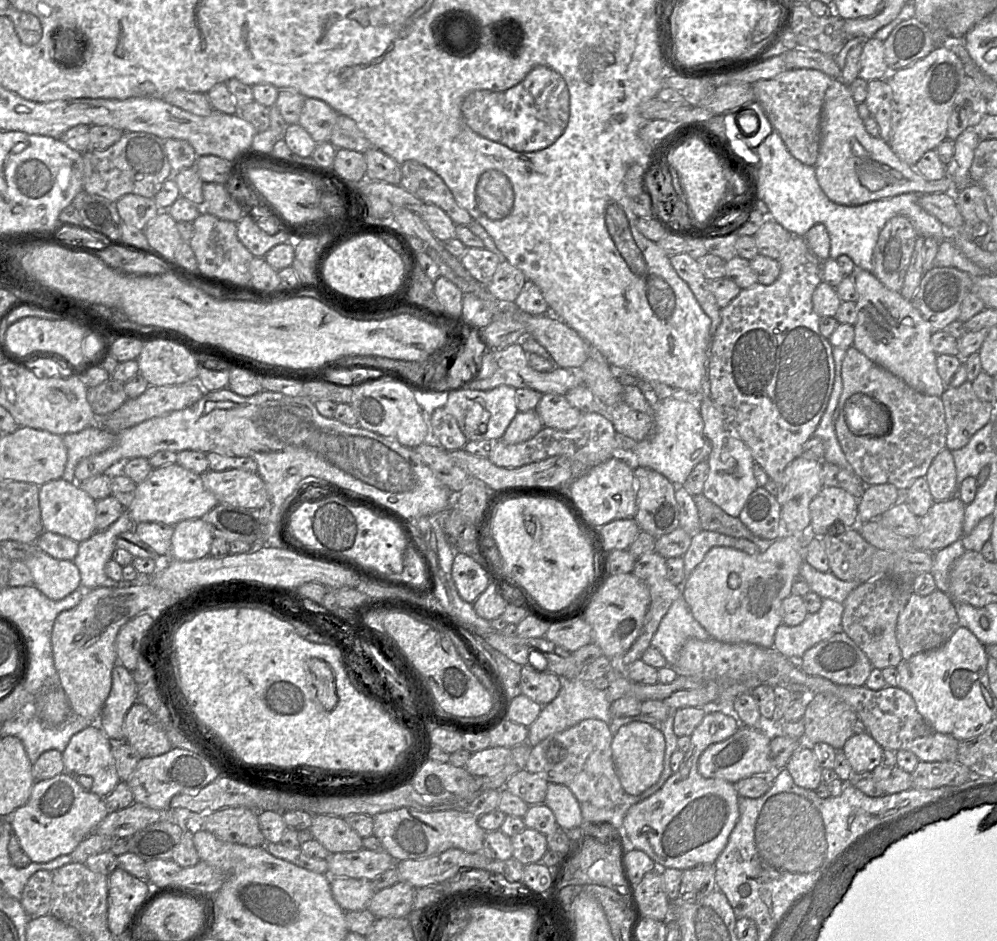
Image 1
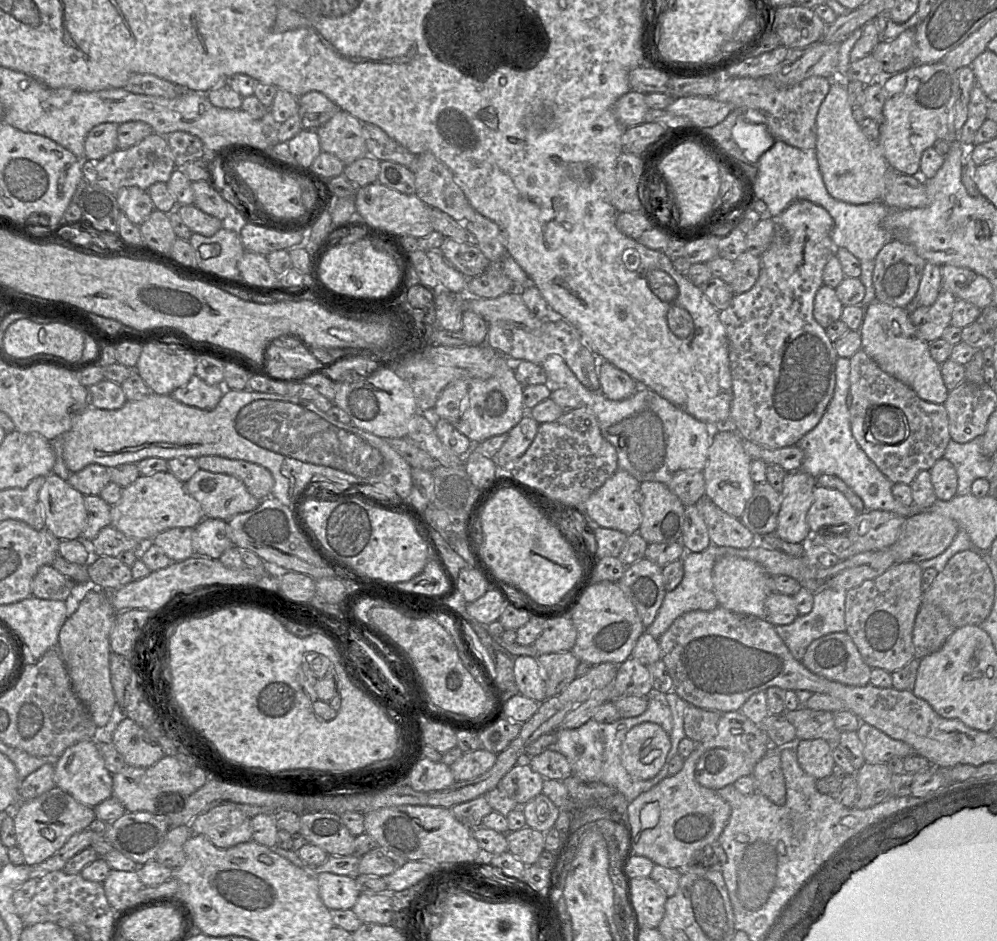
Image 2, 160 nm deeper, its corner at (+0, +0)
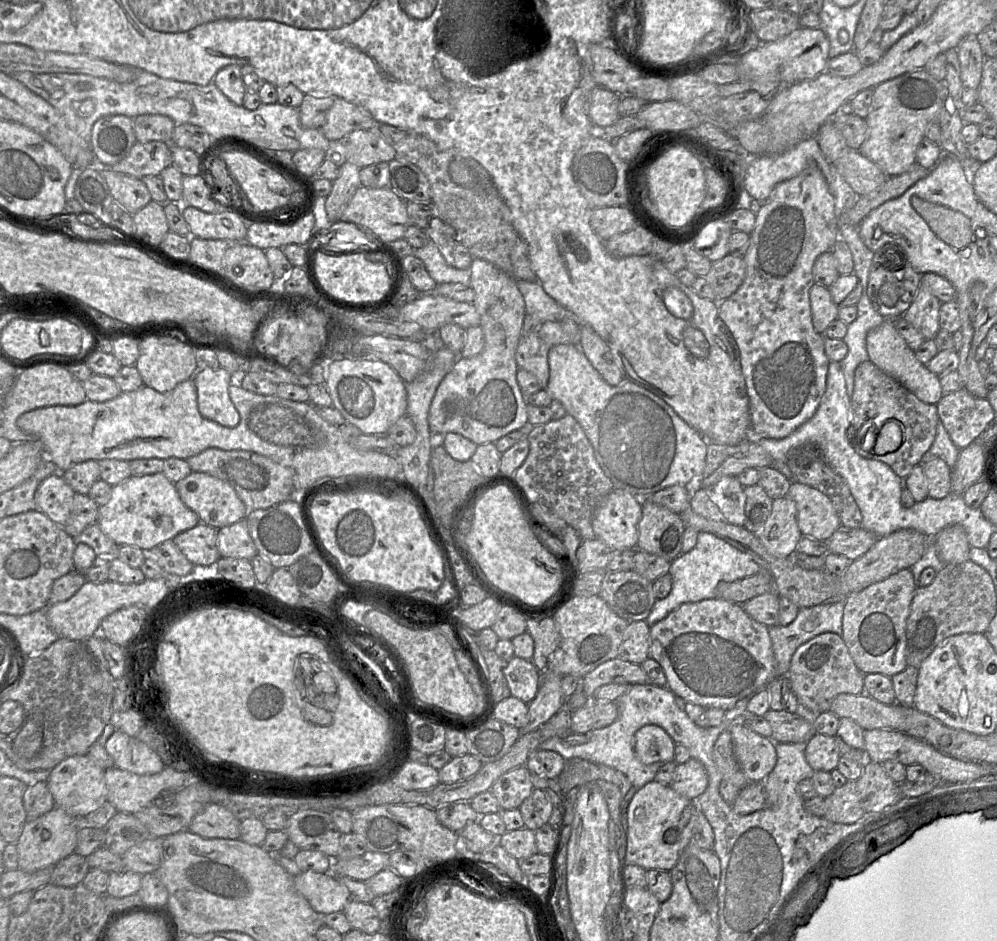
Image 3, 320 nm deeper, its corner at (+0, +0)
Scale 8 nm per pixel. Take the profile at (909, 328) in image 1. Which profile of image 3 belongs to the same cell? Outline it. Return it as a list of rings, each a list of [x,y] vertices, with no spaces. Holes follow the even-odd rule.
[[[885,319],[879,326],[868,332],[866,349],[869,361],[915,394],[922,402],[936,405],[943,396],[940,376],[931,372],[916,358],[915,351],[897,332],[894,321],[895,319]]]

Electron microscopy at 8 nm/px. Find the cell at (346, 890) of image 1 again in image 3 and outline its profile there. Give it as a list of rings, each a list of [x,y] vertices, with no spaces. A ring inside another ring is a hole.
[[[303,871],[294,877],[294,885],[321,916],[343,912],[350,901],[347,888],[332,872]]]

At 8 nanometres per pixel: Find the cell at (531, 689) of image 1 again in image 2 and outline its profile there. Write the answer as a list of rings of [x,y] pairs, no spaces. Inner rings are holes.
[[[526,655],[516,656],[514,676],[518,693],[539,703],[547,699],[546,684],[537,657]]]

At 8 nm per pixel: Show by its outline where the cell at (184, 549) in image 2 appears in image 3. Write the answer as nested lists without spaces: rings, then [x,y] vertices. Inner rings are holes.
[[[199,522],[193,528],[177,534],[172,540],[192,564],[208,566],[221,557],[217,549],[218,530]]]

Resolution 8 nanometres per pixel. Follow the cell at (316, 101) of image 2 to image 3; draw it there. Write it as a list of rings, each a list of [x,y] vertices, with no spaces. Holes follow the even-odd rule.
[[[335,97],[320,128],[328,140],[339,141],[353,130],[377,129],[377,125],[380,124],[367,109]]]

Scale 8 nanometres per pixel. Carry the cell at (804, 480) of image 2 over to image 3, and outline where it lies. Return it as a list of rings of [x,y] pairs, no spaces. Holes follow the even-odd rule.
[[[787,495],[773,500],[772,511],[759,535],[756,535],[764,547],[774,556],[793,558],[800,539],[803,537],[797,523],[795,502]]]

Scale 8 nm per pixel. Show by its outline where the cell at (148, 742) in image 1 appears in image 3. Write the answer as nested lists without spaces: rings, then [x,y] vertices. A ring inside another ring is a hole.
[[[115,730],[105,748],[117,768],[139,775],[156,774],[165,768],[161,757],[151,747],[120,730]]]

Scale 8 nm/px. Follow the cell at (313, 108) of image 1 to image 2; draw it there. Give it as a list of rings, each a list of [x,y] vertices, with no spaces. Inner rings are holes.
[[[338,110],[316,132],[321,151],[333,154],[345,165],[368,155],[363,123],[344,110]]]

